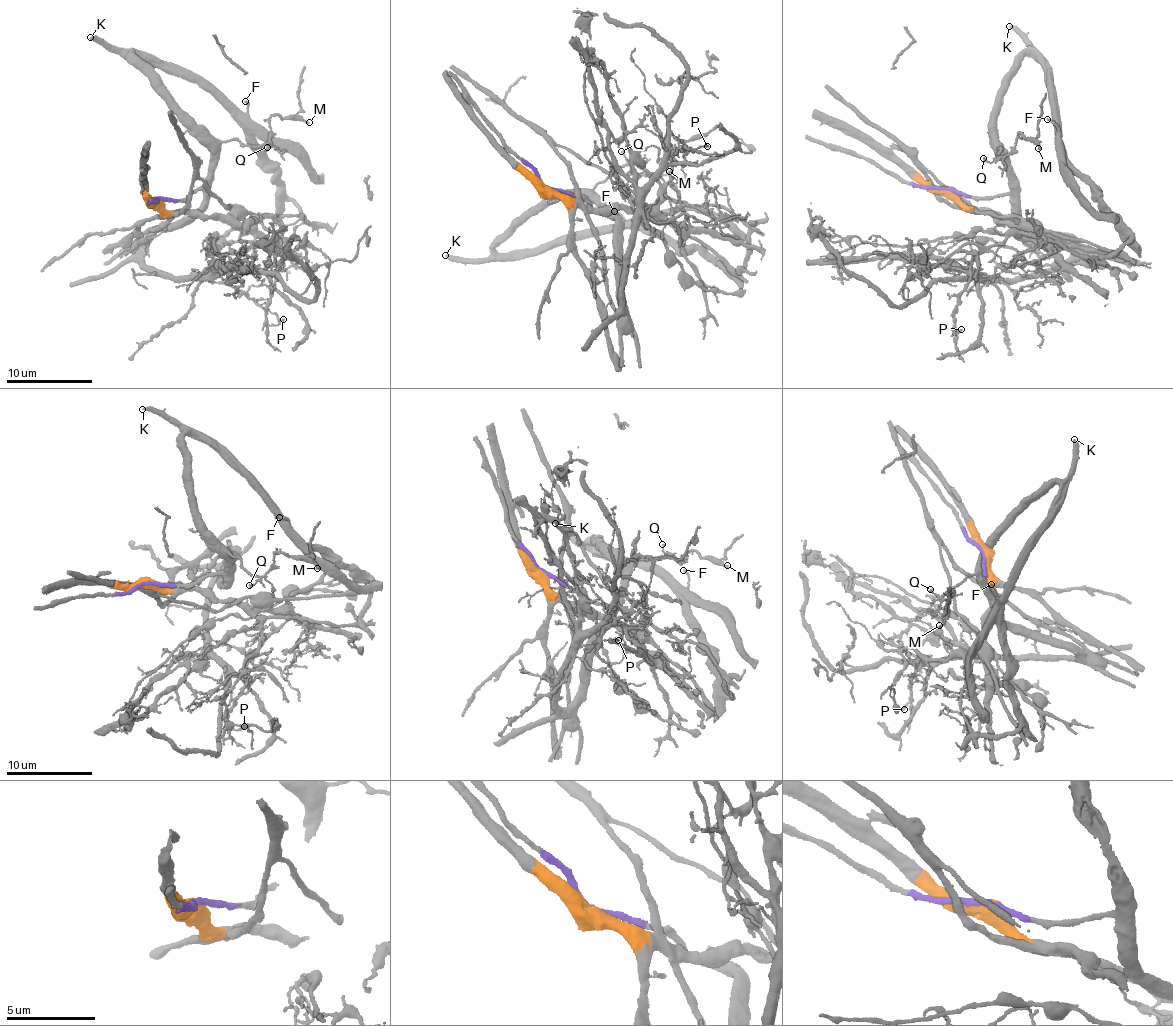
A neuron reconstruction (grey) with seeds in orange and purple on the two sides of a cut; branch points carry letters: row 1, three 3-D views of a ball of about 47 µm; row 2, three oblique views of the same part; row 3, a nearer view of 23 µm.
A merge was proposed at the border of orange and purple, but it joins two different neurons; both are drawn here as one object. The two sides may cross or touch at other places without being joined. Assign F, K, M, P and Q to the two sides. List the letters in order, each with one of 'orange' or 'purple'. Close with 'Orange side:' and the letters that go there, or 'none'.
F: purple
K: purple
M: purple
P: orange
Q: purple
Orange side: P

